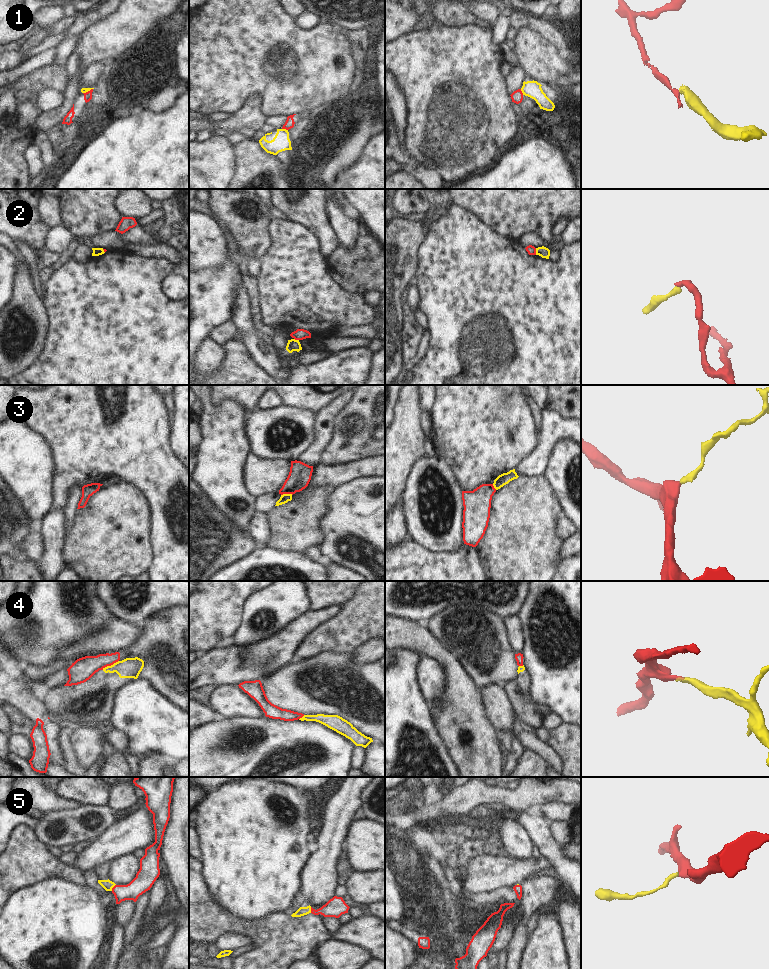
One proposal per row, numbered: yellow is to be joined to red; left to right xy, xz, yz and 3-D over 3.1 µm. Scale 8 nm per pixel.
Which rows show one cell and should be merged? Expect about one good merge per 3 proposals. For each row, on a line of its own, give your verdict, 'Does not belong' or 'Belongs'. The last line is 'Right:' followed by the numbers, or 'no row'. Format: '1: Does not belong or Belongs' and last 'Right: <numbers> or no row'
1: Does not belong
2: Does not belong
3: Does not belong
4: Does not belong
5: Belongs
Right: 5.

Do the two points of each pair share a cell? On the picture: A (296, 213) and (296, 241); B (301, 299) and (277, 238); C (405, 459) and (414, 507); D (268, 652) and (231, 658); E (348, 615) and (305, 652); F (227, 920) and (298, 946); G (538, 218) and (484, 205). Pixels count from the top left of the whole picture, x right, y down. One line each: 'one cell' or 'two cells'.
A: two cells
B: one cell
C: two cells
D: one cell
E: one cell
F: one cell
G: one cell

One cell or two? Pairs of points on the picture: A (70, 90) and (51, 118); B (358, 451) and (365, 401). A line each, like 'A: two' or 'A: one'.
A: one
B: one

